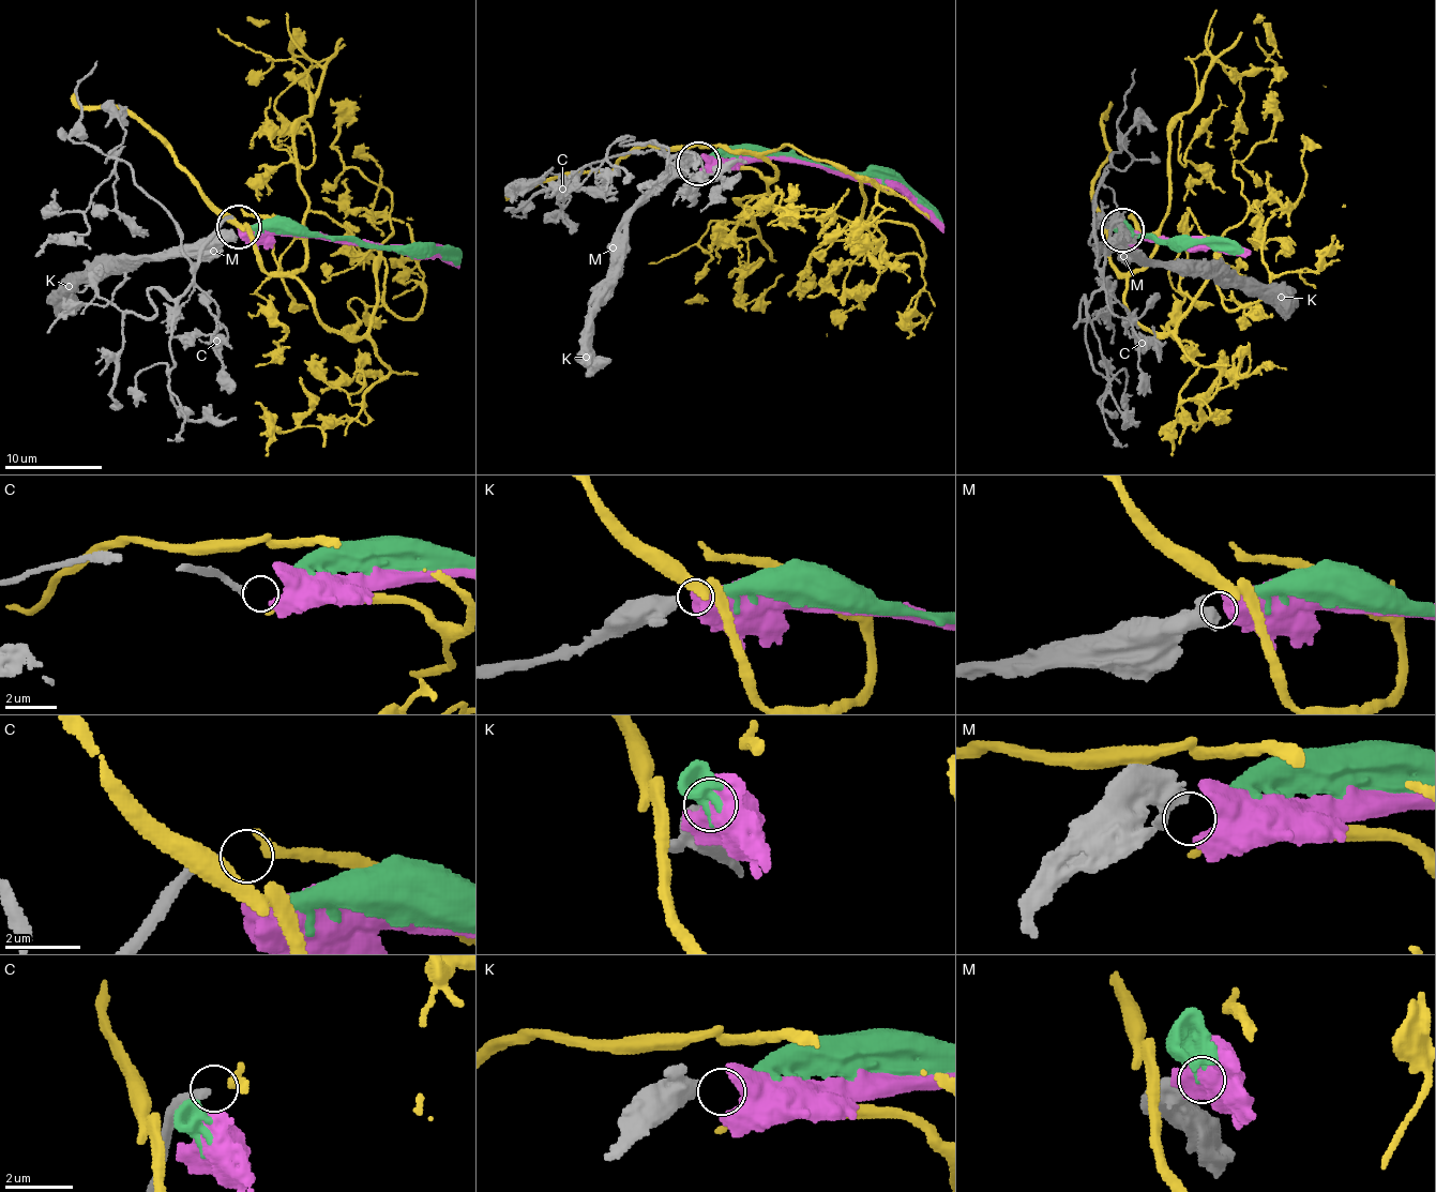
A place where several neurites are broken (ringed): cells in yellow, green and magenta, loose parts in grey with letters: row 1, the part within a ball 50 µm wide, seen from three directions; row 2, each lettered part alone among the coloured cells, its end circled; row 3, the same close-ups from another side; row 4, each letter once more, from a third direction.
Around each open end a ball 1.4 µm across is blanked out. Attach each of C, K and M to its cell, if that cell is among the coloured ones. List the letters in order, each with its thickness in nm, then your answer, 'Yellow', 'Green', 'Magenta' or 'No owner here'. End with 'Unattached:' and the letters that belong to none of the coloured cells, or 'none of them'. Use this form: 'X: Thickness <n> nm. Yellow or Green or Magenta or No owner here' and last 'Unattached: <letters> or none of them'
C: Thickness 280 nm. Yellow
K: Thickness 500 nm. Green
M: Thickness 460 nm. Magenta
Unattached: none of them

